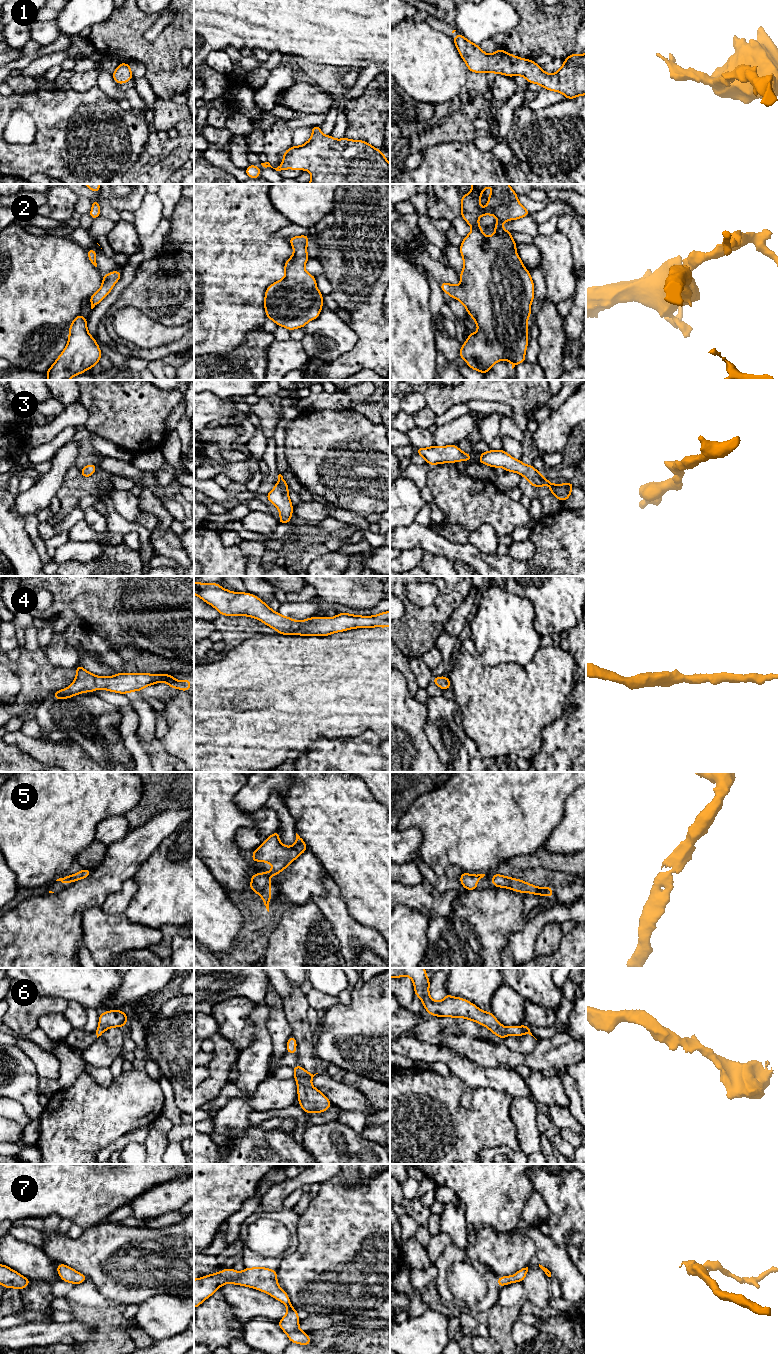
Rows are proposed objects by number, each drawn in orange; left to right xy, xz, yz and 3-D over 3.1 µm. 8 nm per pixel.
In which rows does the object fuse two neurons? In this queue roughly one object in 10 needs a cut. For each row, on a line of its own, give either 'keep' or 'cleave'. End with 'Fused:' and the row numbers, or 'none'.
1: keep
2: keep
3: keep
4: keep
5: keep
6: keep
7: keep
Fused: none

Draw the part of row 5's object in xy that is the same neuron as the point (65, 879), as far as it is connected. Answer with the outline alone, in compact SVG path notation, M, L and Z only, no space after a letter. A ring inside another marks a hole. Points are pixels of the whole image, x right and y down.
M81 869L79 873L75 873L73 875L64 876L62 878L57 879L56 881L61 881L64 884L69 884L70 882L75 882L81 880L83 878L87 878L92 873L89 869Z

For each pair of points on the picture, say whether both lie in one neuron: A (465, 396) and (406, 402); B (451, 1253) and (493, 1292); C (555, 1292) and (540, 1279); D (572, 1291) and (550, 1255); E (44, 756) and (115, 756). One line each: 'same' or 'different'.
A: different
B: same
C: different
D: same
E: different

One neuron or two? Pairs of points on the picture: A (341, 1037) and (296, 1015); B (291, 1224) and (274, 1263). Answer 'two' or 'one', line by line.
A: two
B: one

